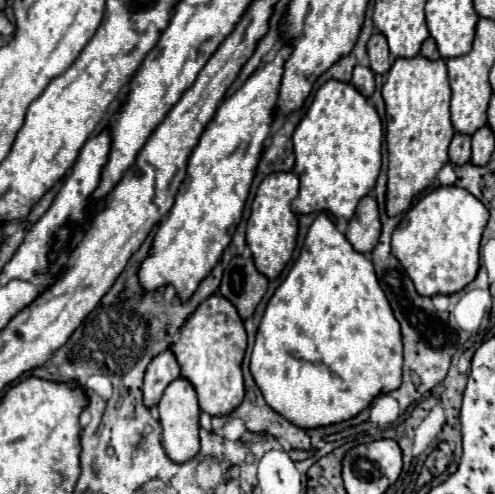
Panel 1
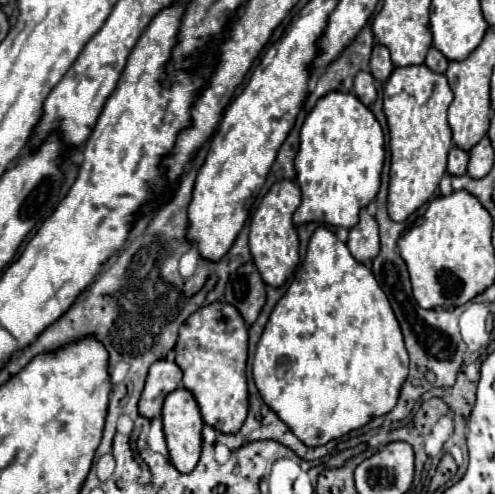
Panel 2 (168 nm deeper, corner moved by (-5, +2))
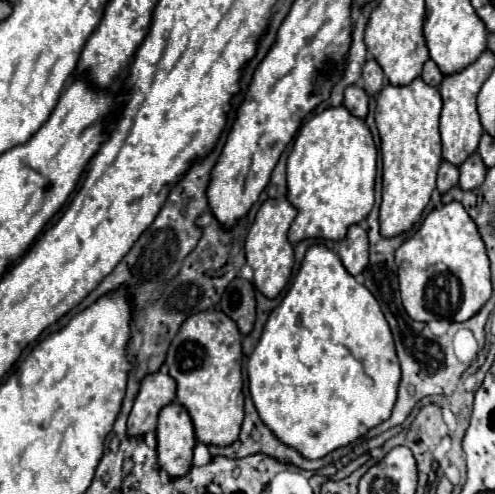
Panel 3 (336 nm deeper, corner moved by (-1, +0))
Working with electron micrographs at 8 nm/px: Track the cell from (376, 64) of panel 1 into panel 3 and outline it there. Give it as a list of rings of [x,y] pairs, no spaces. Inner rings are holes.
[[[369,60],[369,62],[363,66],[363,80],[365,80],[365,92],[367,92],[369,96],[379,94],[379,90],[383,88],[383,84],[385,84],[385,74],[383,74],[381,66],[379,66],[375,60]]]

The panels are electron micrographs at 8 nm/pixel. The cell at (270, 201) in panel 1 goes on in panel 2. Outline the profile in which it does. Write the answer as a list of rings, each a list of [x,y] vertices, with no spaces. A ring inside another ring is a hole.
[[[293,180],[275,182],[269,192],[263,196],[257,212],[251,218],[251,234],[249,248],[253,254],[253,262],[261,272],[263,280],[271,286],[281,286],[297,268],[299,262],[299,238],[297,228],[293,224],[293,212],[301,204],[301,190]]]

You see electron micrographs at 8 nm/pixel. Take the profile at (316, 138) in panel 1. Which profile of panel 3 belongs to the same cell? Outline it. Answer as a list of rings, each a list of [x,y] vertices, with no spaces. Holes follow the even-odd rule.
[[[345,106],[327,108],[321,114],[315,114],[309,122],[305,122],[287,158],[287,200],[297,210],[297,218],[289,228],[289,240],[293,244],[307,238],[343,240],[347,228],[365,220],[373,208],[375,164],[377,164],[377,148],[373,144],[373,136],[367,124],[361,118],[355,118]]]

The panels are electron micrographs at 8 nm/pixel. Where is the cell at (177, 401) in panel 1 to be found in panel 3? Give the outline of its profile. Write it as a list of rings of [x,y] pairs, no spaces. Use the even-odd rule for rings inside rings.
[[[173,402],[159,412],[157,426],[157,460],[161,470],[171,478],[181,478],[191,470],[195,448],[193,422],[187,410]]]

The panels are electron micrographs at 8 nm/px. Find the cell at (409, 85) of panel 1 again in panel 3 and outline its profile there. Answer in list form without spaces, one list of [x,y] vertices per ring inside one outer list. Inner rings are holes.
[[[415,78],[407,86],[385,84],[377,98],[375,122],[381,136],[383,156],[383,200],[379,208],[379,228],[385,238],[411,230],[429,204],[441,164],[439,114],[441,94],[437,88],[427,86],[421,78]]]

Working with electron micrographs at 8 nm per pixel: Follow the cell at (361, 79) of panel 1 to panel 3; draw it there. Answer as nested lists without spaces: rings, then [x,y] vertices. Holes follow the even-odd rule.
[[[349,86],[345,90],[345,102],[343,106],[357,118],[365,118],[367,116],[367,104],[369,104],[369,98],[365,94],[363,88],[357,88],[357,86]]]

